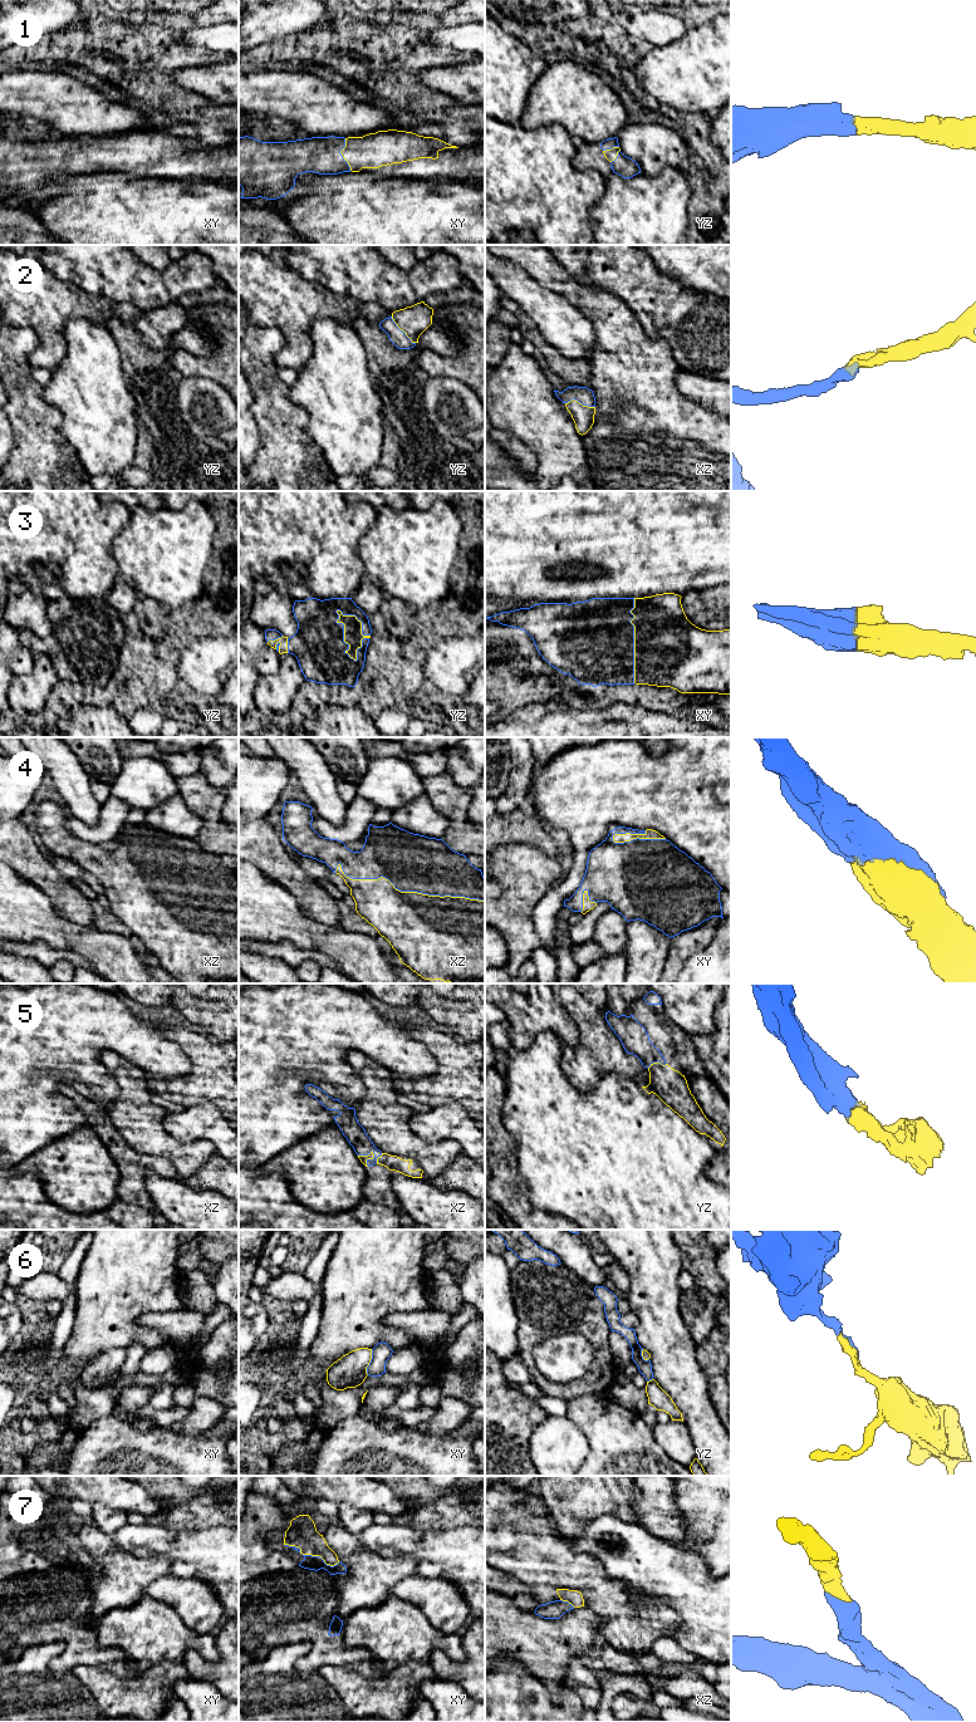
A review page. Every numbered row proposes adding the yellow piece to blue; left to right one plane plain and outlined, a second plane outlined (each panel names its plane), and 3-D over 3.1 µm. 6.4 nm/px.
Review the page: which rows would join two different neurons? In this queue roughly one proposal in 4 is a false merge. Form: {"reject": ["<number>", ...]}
{"reject": ["6"]}

